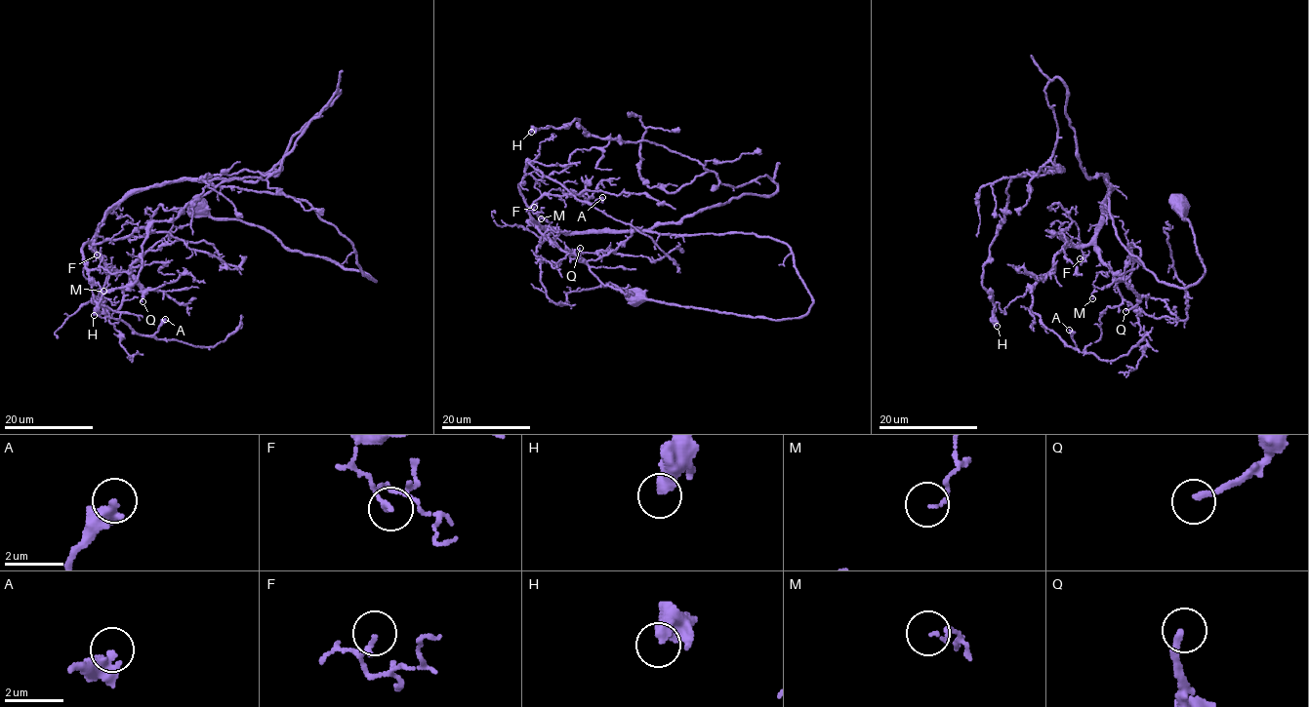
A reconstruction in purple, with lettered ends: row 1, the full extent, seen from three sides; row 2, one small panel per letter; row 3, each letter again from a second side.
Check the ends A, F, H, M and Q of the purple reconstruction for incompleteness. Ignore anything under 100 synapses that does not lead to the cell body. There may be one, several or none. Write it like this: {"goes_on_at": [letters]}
{"goes_on_at": []}

